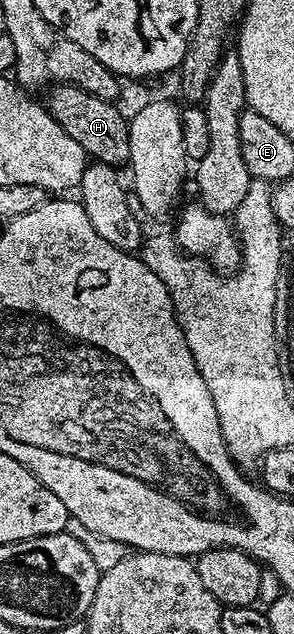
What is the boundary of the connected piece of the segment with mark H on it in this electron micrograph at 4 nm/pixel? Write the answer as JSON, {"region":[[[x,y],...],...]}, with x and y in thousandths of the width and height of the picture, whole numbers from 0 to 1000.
{"region":[[[228,131],[184,134],[160,169],[184,188],[235,210],[235,215],[276,227],[306,251],[357,257],[361,262],[429,260],[442,249],[439,192],[429,181],[391,167],[395,162],[330,153],[269,136]]]}

